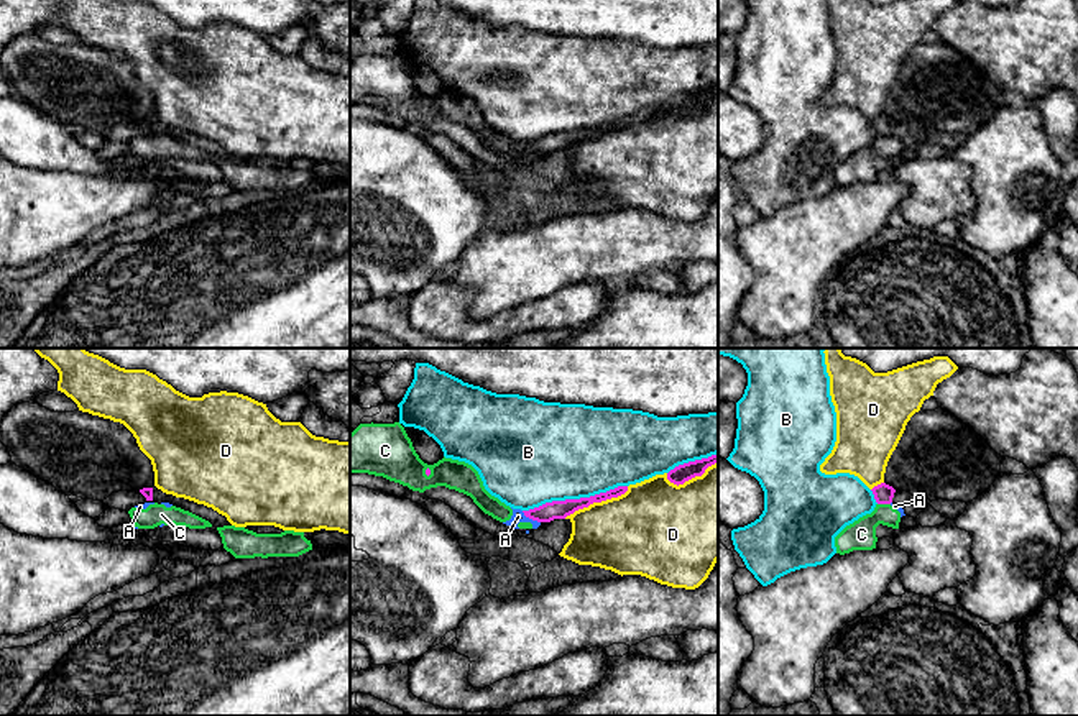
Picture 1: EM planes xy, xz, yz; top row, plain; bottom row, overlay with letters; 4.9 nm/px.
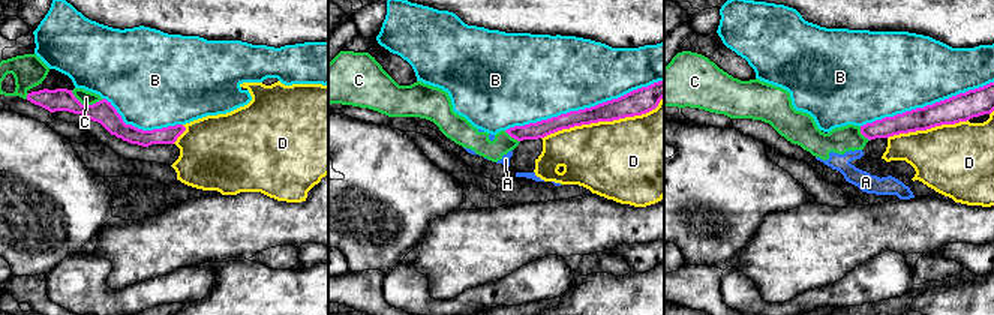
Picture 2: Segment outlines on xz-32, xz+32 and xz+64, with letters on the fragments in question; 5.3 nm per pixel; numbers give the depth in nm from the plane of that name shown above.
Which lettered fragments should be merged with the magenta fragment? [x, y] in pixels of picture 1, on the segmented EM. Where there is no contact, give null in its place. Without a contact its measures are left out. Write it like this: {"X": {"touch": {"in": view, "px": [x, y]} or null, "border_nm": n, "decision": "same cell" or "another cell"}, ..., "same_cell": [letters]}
{"A": {"touch": {"in": "xz", "px": [531, 518]}, "border_nm": 110, "decision": "another cell"}, "B": {"touch": {"in": "xz", "px": [574, 500]}, "border_nm": 550, "decision": "another cell"}, "C": {"touch": {"in": "yz", "px": [884, 503]}, "border_nm": 60, "decision": "another cell"}, "D": {"touch": {"in": "xz", "px": [597, 501]}, "border_nm": 360, "decision": "another cell"}, "same_cell": []}

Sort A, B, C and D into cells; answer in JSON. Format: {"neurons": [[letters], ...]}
{"neurons": [["A", "C"], ["B"], ["D"]]}

